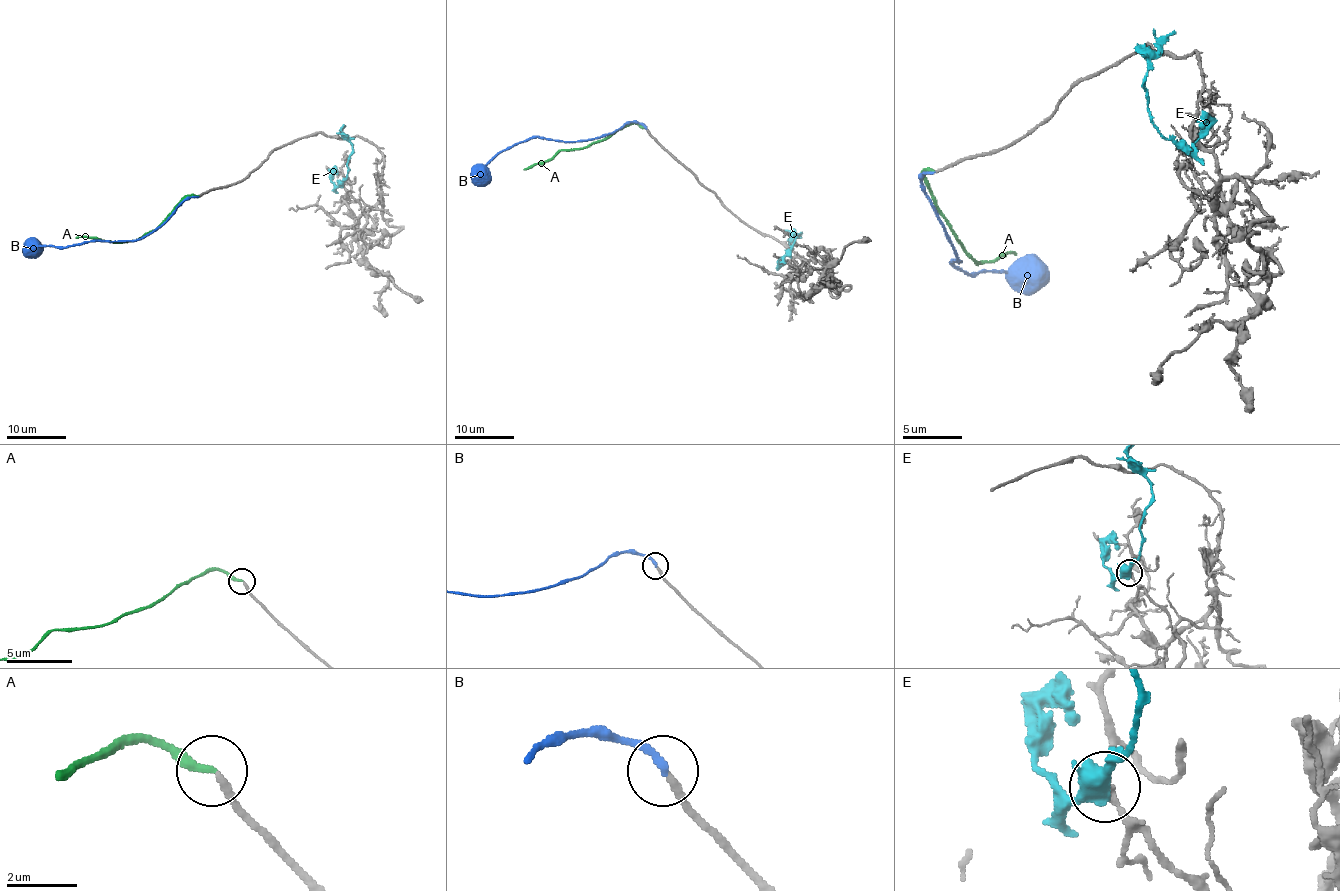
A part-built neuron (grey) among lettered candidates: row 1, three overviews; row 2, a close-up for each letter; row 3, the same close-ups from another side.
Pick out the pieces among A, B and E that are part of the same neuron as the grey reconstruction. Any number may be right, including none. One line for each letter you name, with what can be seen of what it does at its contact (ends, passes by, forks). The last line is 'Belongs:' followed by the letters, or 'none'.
B: it ends
Belongs: B

